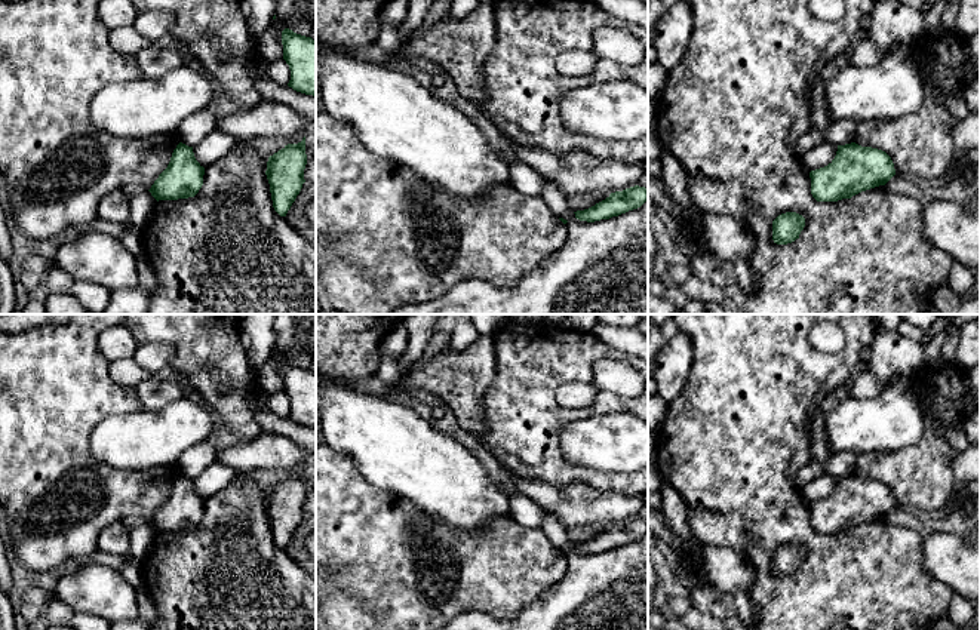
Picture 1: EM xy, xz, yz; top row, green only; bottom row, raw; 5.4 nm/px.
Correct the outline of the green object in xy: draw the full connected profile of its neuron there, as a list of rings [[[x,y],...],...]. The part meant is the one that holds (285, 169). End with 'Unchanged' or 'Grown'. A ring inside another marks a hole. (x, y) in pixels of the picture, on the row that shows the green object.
[[[305,136],[301,142],[288,144],[268,157],[265,175],[270,184],[273,208],[280,216],[286,216],[305,182],[305,165]]]. Unchanged

